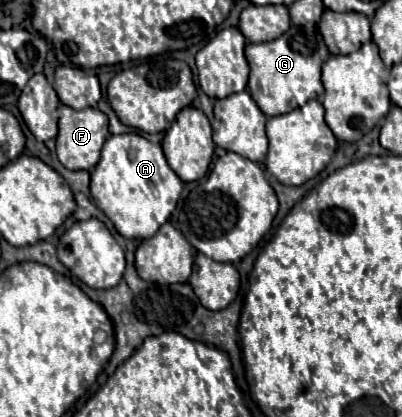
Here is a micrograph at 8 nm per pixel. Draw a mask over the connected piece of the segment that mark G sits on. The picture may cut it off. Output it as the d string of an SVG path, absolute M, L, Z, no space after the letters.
M290 26L288 32L270 42L246 44L246 60L250 64L248 92L256 98L256 104L268 118L286 114L296 106L304 106L308 100L324 94L320 68L328 56L328 48L320 38L320 32L306 30L302 26Z

